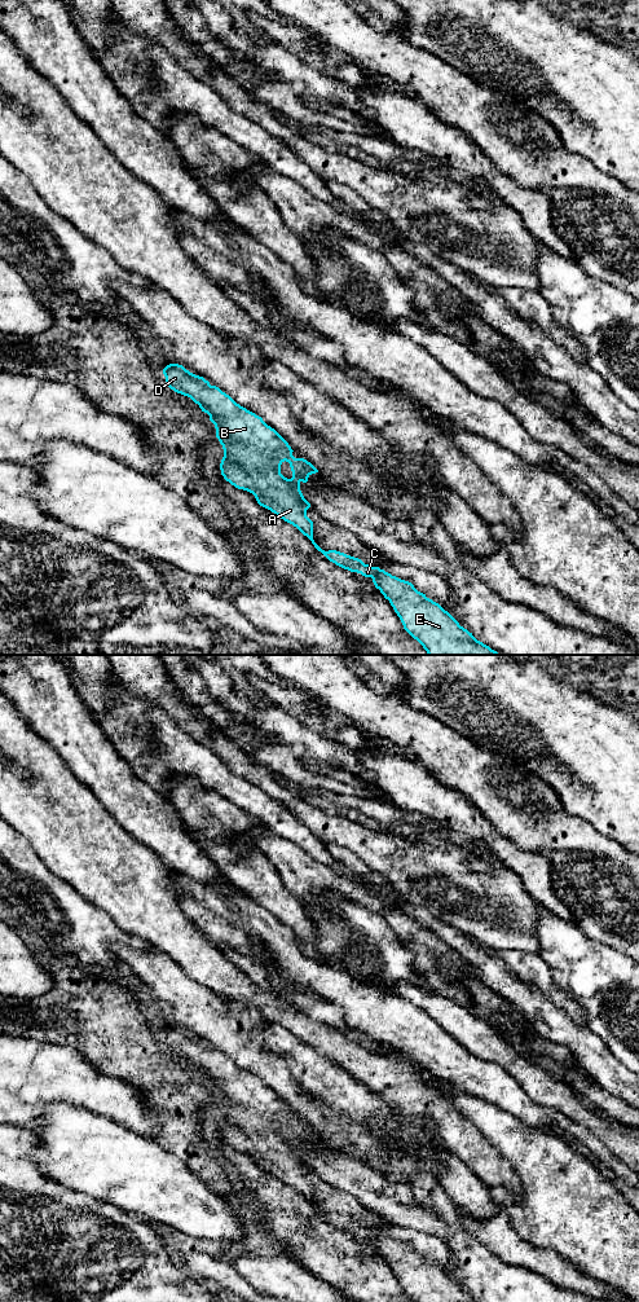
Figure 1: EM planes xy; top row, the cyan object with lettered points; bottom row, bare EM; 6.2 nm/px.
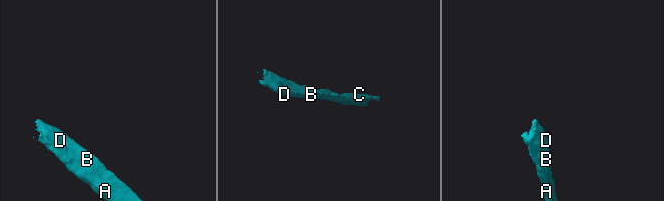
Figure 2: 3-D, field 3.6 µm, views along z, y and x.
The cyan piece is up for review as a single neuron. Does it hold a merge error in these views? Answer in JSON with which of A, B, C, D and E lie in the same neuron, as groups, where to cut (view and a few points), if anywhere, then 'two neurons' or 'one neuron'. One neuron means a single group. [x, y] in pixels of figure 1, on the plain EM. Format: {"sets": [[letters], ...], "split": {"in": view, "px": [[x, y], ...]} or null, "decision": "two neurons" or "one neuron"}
{"sets": [["A", "B", "C", "D", "E"]], "split": null, "decision": "one neuron"}

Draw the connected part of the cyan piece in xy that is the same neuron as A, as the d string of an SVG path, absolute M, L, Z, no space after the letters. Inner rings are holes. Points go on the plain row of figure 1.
M179 1026L167 1028L163 1037L171 1052L190 1060L210 1078L224 1112L220 1132L226 1144L252 1156L260 1169L296 1189L330 1224L371 1240L414 1302L476 1302L411 1245L344 1215L322 1213L313 1202L313 1184L307 1179L310 1166L300 1153L300 1145L307 1145L318 1132L307 1122L295 1121L288 1105L261 1079L237 1066L203 1039ZM285 1123L290 1126L291 1142L281 1136Z

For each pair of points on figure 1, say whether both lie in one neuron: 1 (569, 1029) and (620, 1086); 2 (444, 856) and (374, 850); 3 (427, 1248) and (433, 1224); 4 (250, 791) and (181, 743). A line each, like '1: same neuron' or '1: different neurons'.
1: same neuron
2: same neuron
3: different neurons
4: same neuron

